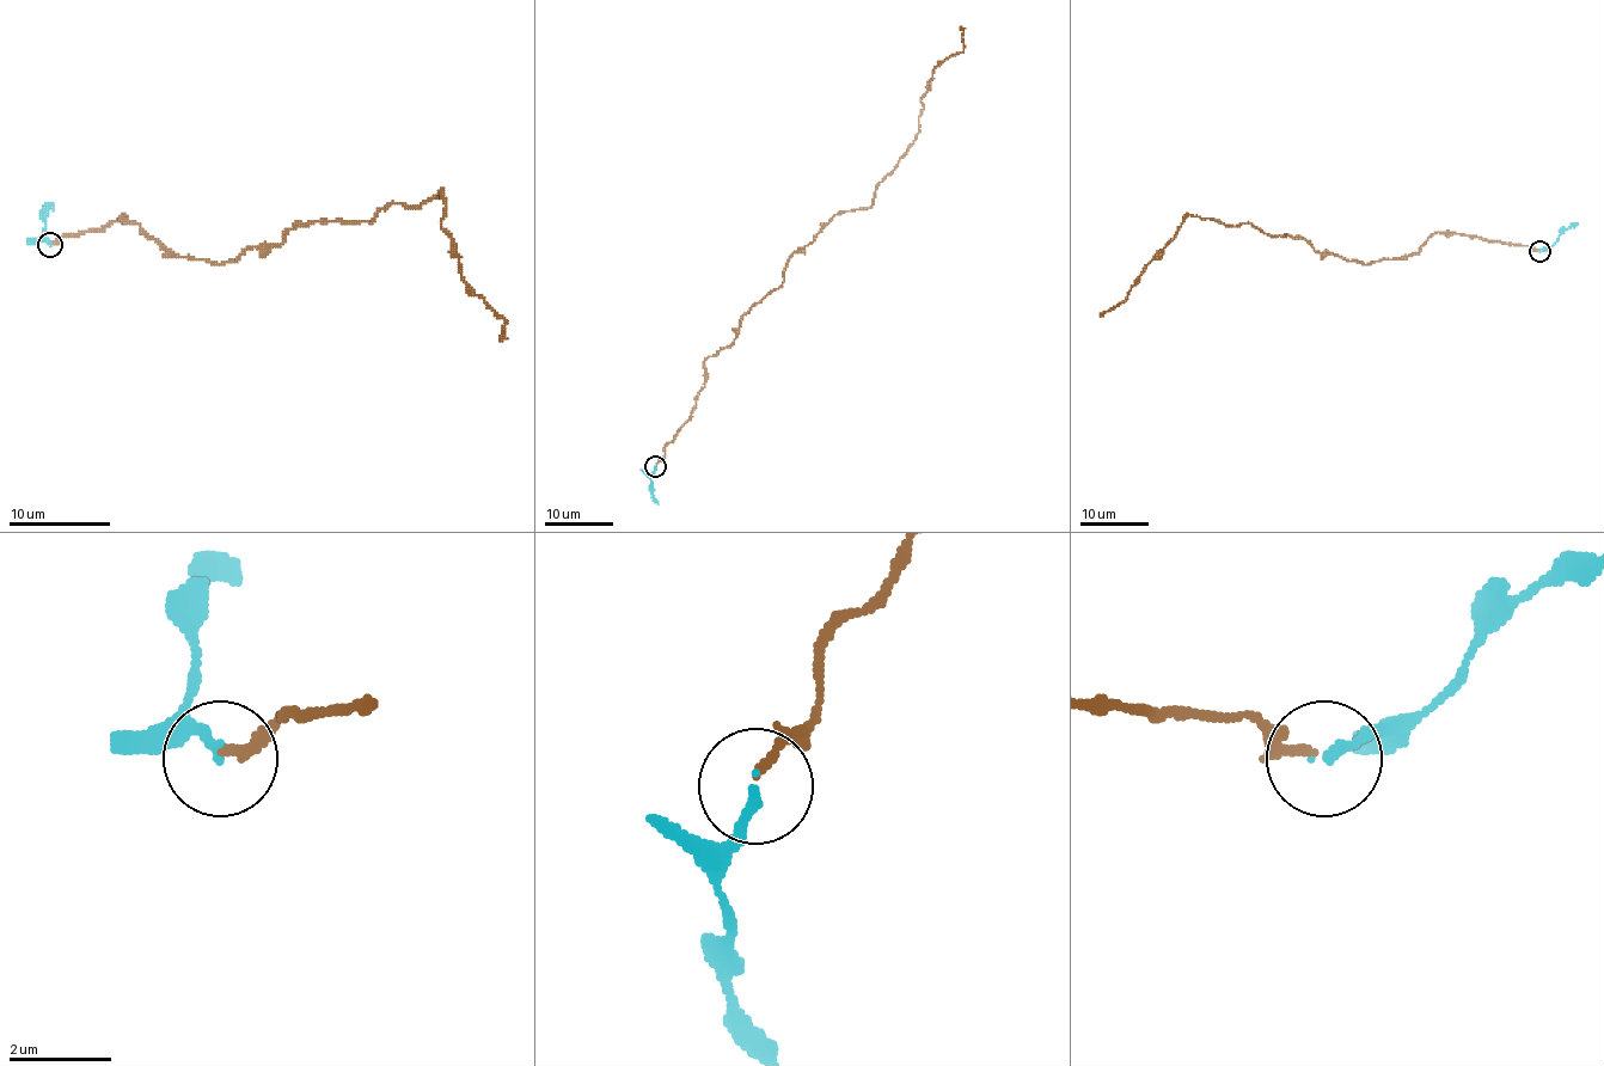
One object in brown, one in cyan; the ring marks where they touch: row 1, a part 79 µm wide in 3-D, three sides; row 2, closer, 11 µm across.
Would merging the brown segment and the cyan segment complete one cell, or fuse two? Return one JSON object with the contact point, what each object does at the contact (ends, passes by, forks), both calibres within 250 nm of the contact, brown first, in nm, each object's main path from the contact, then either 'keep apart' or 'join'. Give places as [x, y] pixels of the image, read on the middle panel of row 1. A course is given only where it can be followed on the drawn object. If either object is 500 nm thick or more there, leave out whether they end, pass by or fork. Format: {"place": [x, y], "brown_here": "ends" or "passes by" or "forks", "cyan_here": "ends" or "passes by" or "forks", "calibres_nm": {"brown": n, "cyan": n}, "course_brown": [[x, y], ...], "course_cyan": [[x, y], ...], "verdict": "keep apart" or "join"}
{"place": [655, 466], "brown_here": "ends", "cyan_here": "ends", "calibres_nm": {"brown": 160, "cyan": 180}, "course_brown": [[656, 465], [704, 361], [789, 257], [874, 202], [918, 132], [934, 69], [963, 50], [961, 26]], "course_cyan": [[656, 466], [650, 478], [657, 504]], "verdict": "join"}

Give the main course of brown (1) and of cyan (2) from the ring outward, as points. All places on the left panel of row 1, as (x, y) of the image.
1: (50, 244), (122, 215), (216, 264), (438, 190), (502, 341)
2: (50, 244), (43, 237), (46, 213), (53, 203)

